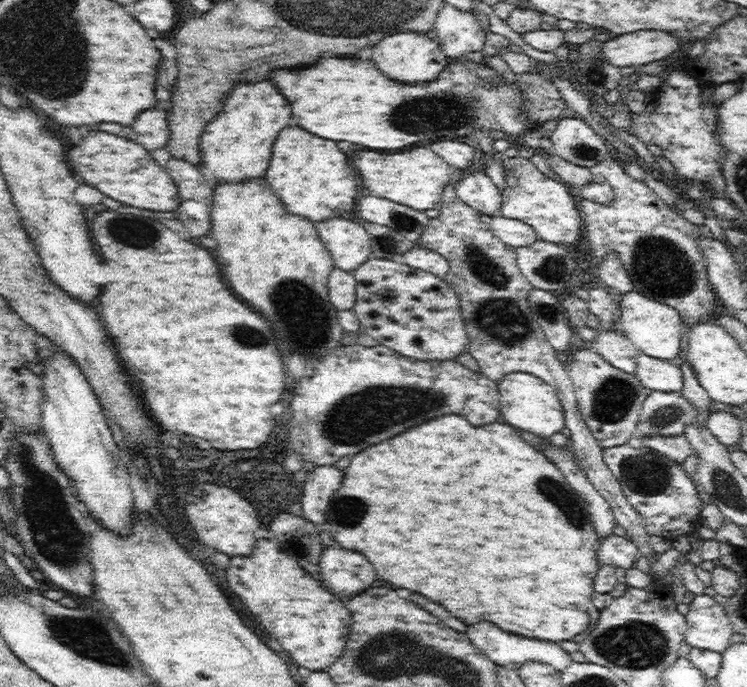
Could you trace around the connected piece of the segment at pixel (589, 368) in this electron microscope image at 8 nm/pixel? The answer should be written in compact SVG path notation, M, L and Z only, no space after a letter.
M594 348L573 352L567 373L572 378L573 390L587 428L598 439L602 448L623 445L637 432L643 403L649 391L642 386L635 373L627 373L606 362Z

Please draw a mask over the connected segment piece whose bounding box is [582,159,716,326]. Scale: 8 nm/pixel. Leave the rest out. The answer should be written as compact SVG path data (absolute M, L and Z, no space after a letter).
M607 159L589 169L594 183L607 183L614 191L614 200L610 204L582 204L584 232L588 232L596 260L601 261L608 253L616 253L632 279L633 290L676 309L684 326L700 320L711 321L716 292L707 277L706 261L700 250L700 225L692 224L679 212L670 210L645 182L628 176L622 161Z

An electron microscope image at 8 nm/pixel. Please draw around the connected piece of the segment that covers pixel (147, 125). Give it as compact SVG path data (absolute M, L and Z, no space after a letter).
M146 110L142 112L132 130L136 132L136 142L146 146L146 150L164 148L170 138L170 127L167 121L167 113L164 110Z

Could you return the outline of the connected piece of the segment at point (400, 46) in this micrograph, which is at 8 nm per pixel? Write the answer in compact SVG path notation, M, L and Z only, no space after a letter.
M404 31L386 36L378 46L372 48L372 60L378 68L394 80L400 82L426 82L436 81L442 69L448 65L449 59L441 48L436 37L431 34Z

